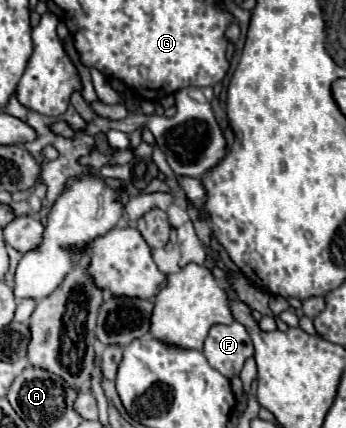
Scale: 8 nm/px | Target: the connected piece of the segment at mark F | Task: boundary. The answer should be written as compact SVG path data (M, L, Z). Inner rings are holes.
M234 321L230 325L212 325L202 353L212 369L232 379L240 373L244 361L254 355L254 347L246 327L240 321Z

